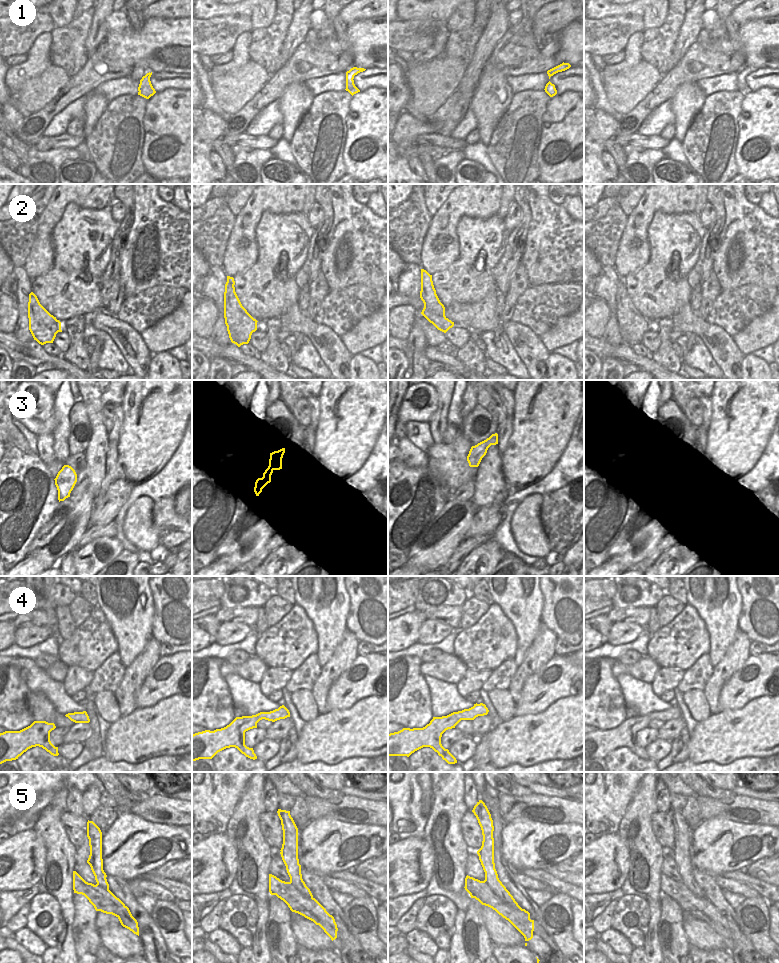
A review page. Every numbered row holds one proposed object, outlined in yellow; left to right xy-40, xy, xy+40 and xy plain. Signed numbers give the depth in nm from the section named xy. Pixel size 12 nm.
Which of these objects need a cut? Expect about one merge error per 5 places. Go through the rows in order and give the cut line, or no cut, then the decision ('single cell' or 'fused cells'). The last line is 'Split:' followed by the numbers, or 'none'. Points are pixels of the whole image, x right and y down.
1: cut none; single cell
2: cut none; single cell
3: cut none; single cell
4: cut none; single cell
5: cut xy+40 (484, 880), (503, 901), (520, 907), (529, 915); fused cells
Split: 5

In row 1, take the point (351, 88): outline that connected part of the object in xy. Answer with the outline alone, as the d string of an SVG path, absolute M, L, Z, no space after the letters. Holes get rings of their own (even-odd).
M353 67L346 72L346 89L345 90L348 91L352 96L360 92L360 90L354 84L354 80L353 80L354 76L365 70L366 69L364 68Z

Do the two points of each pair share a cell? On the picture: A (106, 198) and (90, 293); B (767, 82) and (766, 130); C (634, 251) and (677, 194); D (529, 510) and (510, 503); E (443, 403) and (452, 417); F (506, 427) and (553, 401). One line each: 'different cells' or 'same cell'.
A: different cells
B: different cells
C: same cell
D: different cells
E: different cells
F: different cells

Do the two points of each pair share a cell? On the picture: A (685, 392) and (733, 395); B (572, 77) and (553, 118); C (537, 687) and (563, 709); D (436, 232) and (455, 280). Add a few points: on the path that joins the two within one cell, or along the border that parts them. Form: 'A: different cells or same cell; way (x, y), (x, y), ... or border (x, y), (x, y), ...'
A: different cells; border (712, 390), (709, 397)
B: different cells; border (573, 90), (556, 94)
C: different cells; border (573, 693), (557, 699), (544, 710), (534, 714)
D: different cells; border (458, 258), (446, 268), (436, 271), (432, 275)

